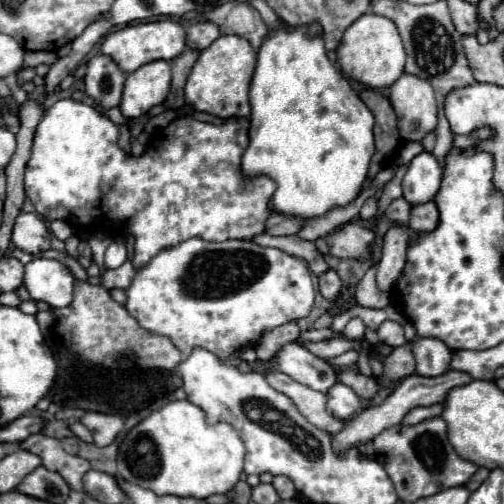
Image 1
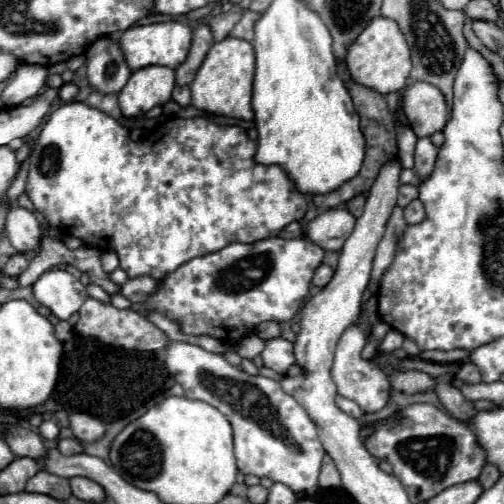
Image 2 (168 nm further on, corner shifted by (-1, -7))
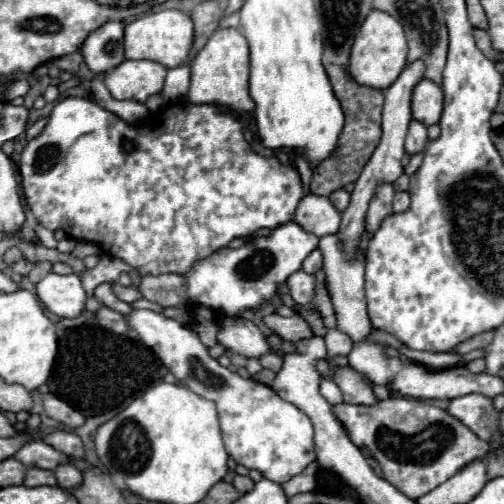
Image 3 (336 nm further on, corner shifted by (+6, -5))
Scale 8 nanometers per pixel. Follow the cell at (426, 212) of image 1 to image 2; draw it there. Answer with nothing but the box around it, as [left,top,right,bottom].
[405,200,425,224]

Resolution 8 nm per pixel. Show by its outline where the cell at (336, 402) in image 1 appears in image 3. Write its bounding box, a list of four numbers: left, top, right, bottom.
[320,378,342,404]

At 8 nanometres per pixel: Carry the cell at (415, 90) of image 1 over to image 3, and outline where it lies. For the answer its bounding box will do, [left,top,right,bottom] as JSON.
[412,80,444,126]

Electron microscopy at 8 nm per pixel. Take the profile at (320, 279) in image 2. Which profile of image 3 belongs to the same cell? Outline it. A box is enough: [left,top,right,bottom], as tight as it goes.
[302,248,322,274]

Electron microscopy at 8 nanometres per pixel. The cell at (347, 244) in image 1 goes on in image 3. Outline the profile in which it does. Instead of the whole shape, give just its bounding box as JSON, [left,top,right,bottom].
[294,194,340,238]

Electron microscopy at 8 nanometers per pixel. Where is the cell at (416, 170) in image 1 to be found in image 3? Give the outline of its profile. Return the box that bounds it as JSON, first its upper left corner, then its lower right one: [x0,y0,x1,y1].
[406,120,428,154]

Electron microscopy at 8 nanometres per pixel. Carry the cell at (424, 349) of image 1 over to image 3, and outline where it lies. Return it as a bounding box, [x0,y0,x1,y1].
[448,394,500,442]

